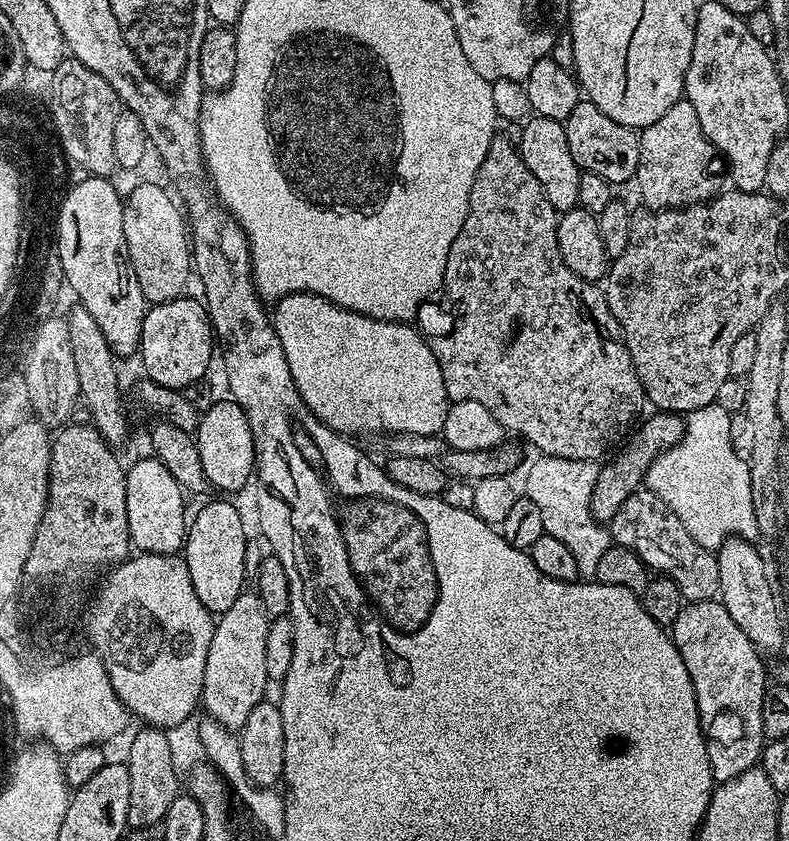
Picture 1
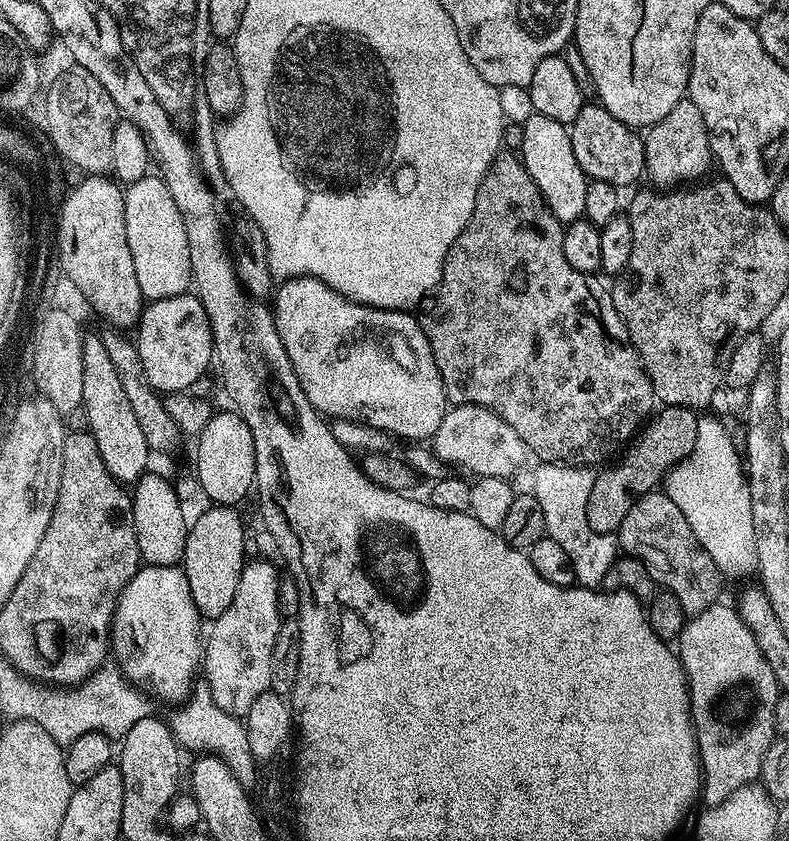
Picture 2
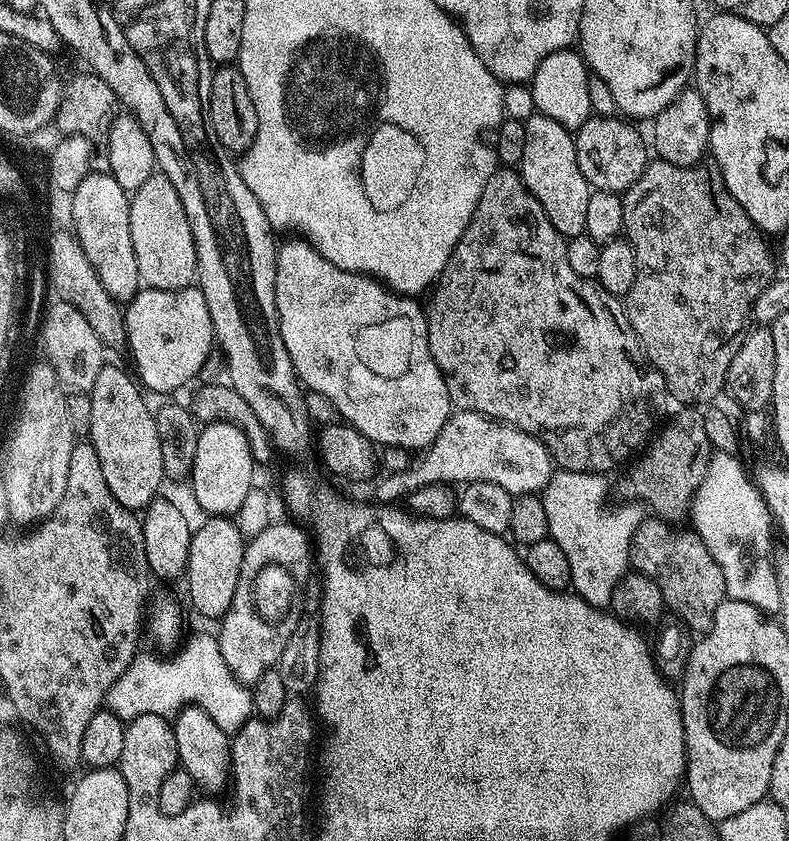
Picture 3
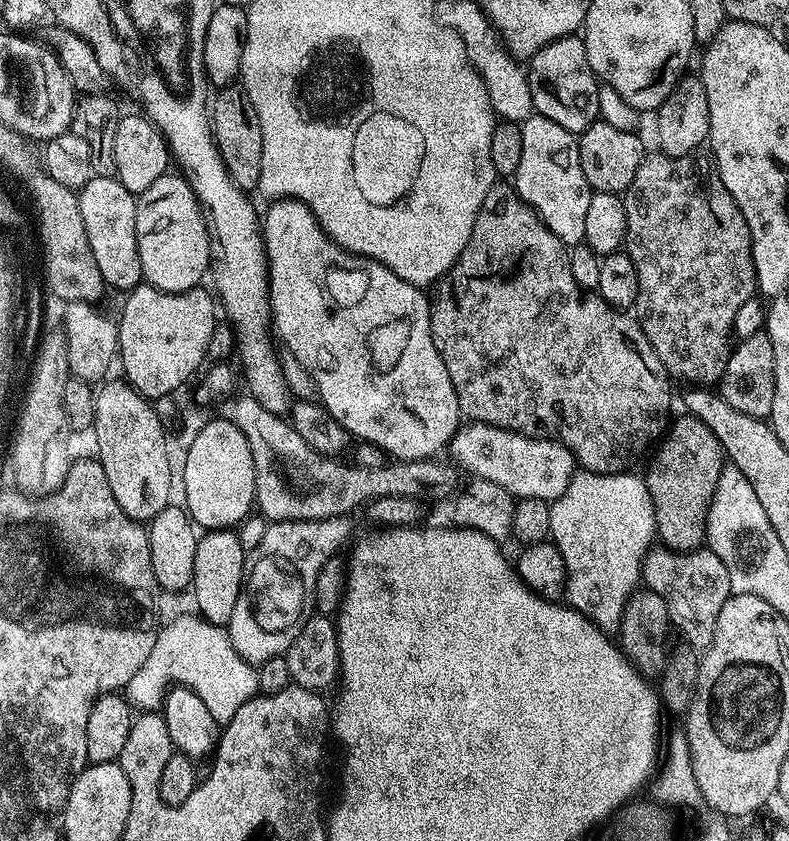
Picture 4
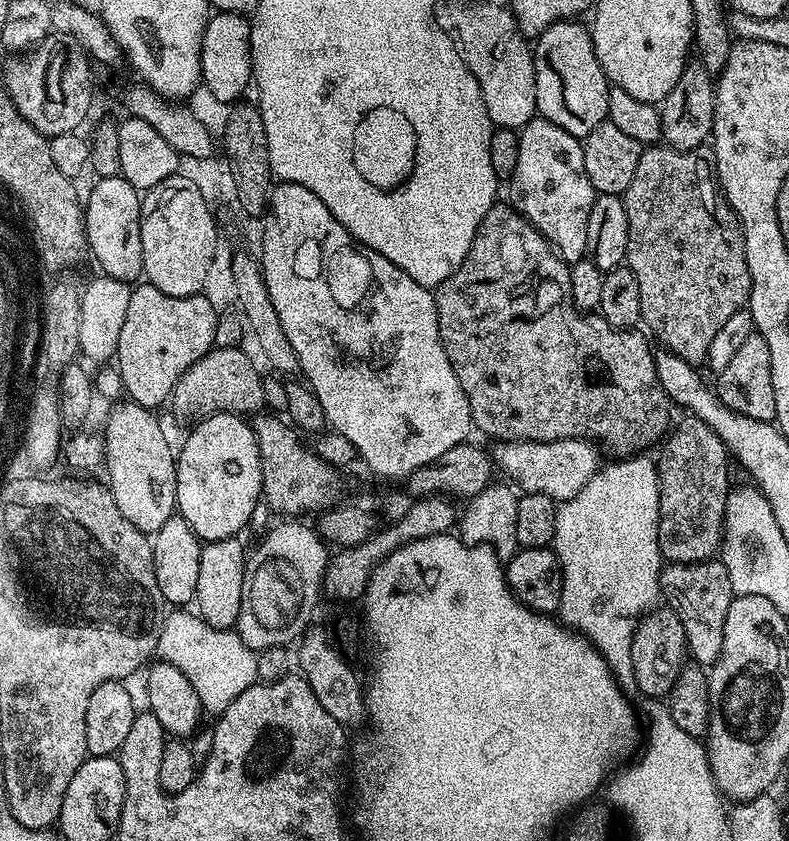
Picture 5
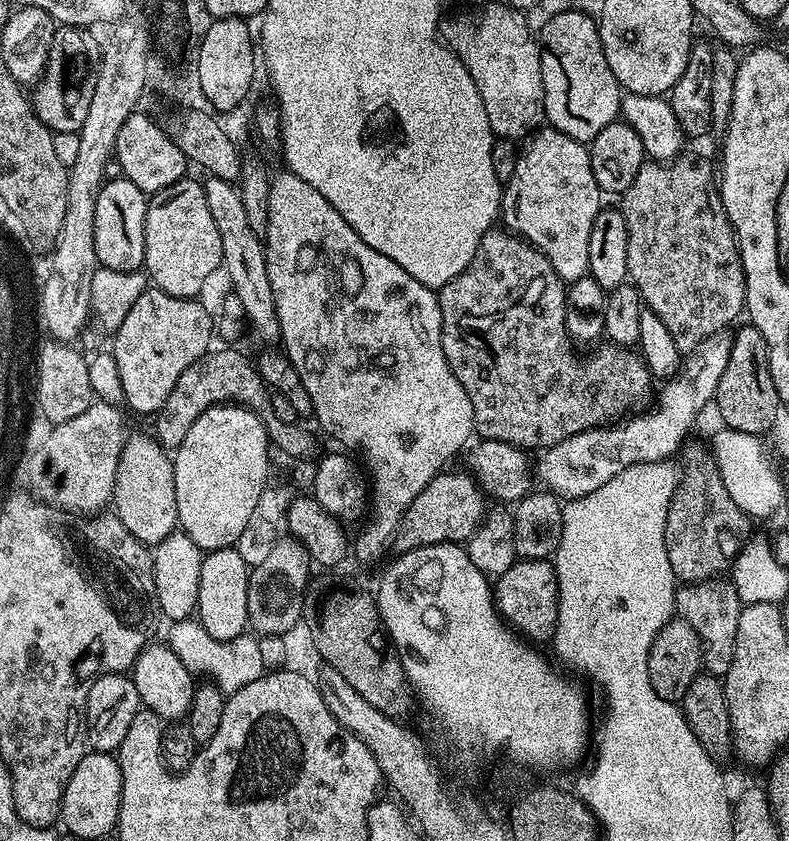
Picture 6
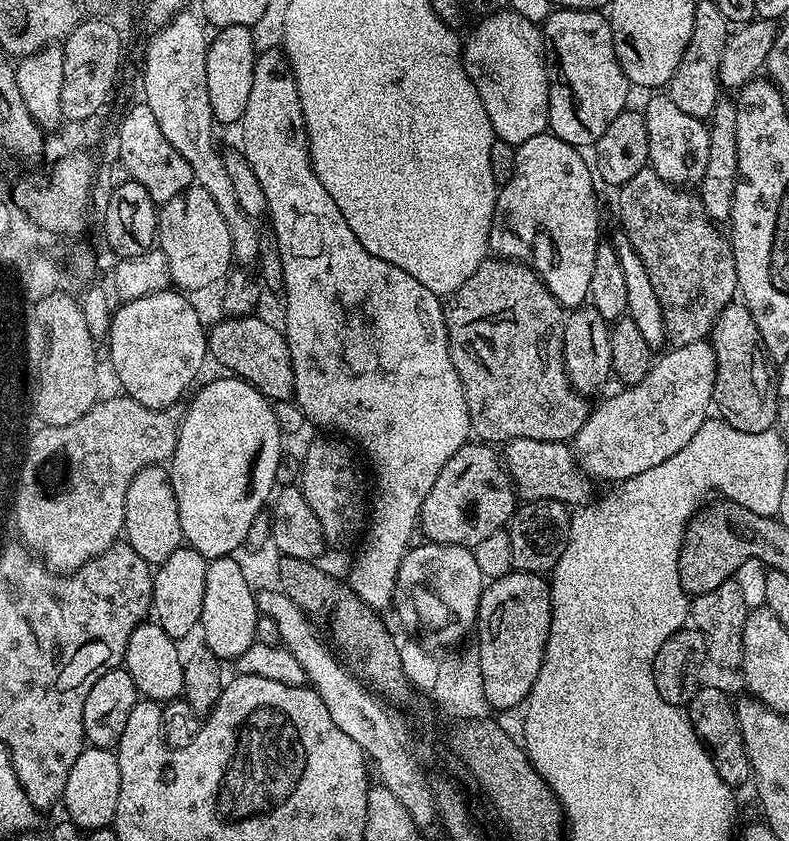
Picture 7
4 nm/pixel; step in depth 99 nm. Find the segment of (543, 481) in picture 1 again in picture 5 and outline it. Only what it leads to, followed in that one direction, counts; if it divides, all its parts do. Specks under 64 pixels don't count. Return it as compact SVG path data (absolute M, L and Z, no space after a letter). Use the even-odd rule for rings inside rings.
M633 454L627 458L620 458L615 461L617 464L605 463L599 472L594 474L594 478L590 478L590 482L586 482L586 486L582 486L582 490L578 490L578 494L574 498L563 501L557 507L556 521L554 522L554 538L551 547L556 553L556 557L560 559L560 569L562 570L562 602L560 603L559 619L563 621L567 627L573 632L578 632L589 640L598 651L604 655L604 660L612 669L612 674L616 678L617 684L621 688L628 690L633 687L636 679L634 672L634 658L632 657L632 643L634 642L634 634L636 633L636 625L640 623L642 617L653 611L657 607L658 601L661 599L660 591L660 569L662 567L662 557L659 550L659 474L657 472L657 461L648 457L648 454Z

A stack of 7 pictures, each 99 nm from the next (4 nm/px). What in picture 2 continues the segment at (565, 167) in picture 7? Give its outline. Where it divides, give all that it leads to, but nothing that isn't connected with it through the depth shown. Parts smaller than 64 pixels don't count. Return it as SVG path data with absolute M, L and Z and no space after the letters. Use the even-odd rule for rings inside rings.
M537 112L530 114L530 118L525 120L523 126L522 146L518 149L520 161L526 166L530 178L534 178L534 186L538 186L538 190L542 194L546 206L554 214L554 218L558 218L560 223L565 226L573 224L584 215L586 186L589 179L582 170L582 166L578 166L578 158L574 158L571 131L562 122L554 122L554 118L546 118L546 114Z

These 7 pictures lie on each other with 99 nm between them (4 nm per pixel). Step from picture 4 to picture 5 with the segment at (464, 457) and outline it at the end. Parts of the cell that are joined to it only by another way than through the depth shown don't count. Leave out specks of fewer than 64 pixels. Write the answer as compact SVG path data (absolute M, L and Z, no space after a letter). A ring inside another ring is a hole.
M502 440L491 446L493 465L501 468L509 481L516 480L521 493L546 494L557 502L574 498L602 467L601 449L591 440Z

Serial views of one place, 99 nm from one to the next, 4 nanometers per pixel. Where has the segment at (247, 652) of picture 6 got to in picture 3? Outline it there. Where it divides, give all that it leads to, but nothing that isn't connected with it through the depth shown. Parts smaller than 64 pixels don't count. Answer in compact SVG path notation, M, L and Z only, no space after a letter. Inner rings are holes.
M215 635L192 636L188 640L188 645L182 648L179 649L180 657L173 664L159 664L152 656L137 654L130 662L130 666L126 666L126 670L106 693L107 711L114 713L119 720L127 722L142 714L158 714L165 718L172 718L186 706L195 706L210 714L210 718L214 718L214 722L218 722L218 726L224 732L229 734L239 732L245 722L253 719L252 693L234 678L232 671L226 666L219 639Z

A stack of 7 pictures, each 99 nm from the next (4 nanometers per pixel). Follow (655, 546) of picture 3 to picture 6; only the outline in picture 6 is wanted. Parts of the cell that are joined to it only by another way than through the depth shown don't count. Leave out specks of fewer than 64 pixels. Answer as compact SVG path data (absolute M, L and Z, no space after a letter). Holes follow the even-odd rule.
M724 578L685 583L676 590L676 612L698 634L702 645L702 668L707 675L723 678L734 662L734 646L738 638L741 610L736 587Z

